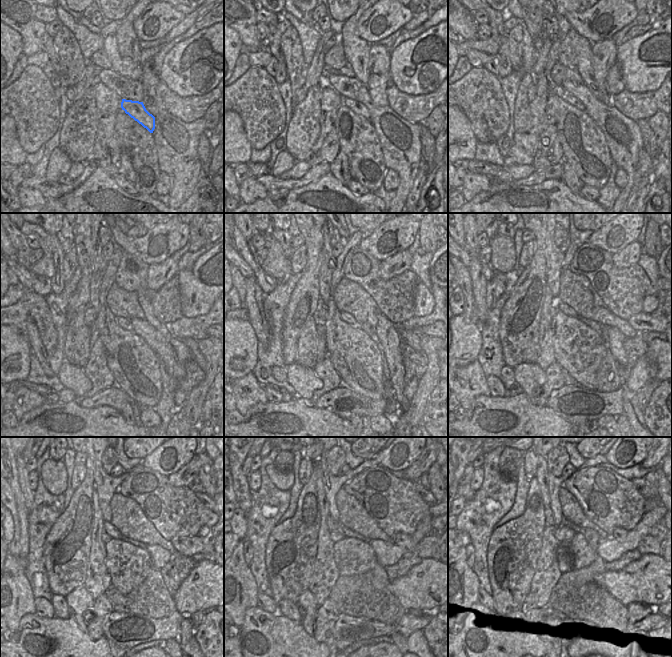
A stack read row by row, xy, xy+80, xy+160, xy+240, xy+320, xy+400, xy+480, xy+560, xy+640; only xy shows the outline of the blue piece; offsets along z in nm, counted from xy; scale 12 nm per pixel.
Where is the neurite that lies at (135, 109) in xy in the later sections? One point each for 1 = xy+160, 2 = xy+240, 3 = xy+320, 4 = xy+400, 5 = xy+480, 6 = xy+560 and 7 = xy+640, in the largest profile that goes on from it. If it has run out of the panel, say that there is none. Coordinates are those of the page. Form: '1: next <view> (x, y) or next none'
1: next xy+160 (568, 97)
2: next xy+240 (124, 323)
3: next xy+320 (345, 316)
4: next xy+400 (565, 309)
5: next xy+480 (111, 530)
6: next xy+560 (333, 526)
7: next xy+640 (549, 515)

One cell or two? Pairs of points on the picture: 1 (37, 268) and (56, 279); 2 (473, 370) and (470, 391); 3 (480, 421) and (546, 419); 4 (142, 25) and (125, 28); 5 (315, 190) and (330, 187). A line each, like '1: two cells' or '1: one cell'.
1: two cells
2: one cell
3: one cell
4: two cells
5: one cell

